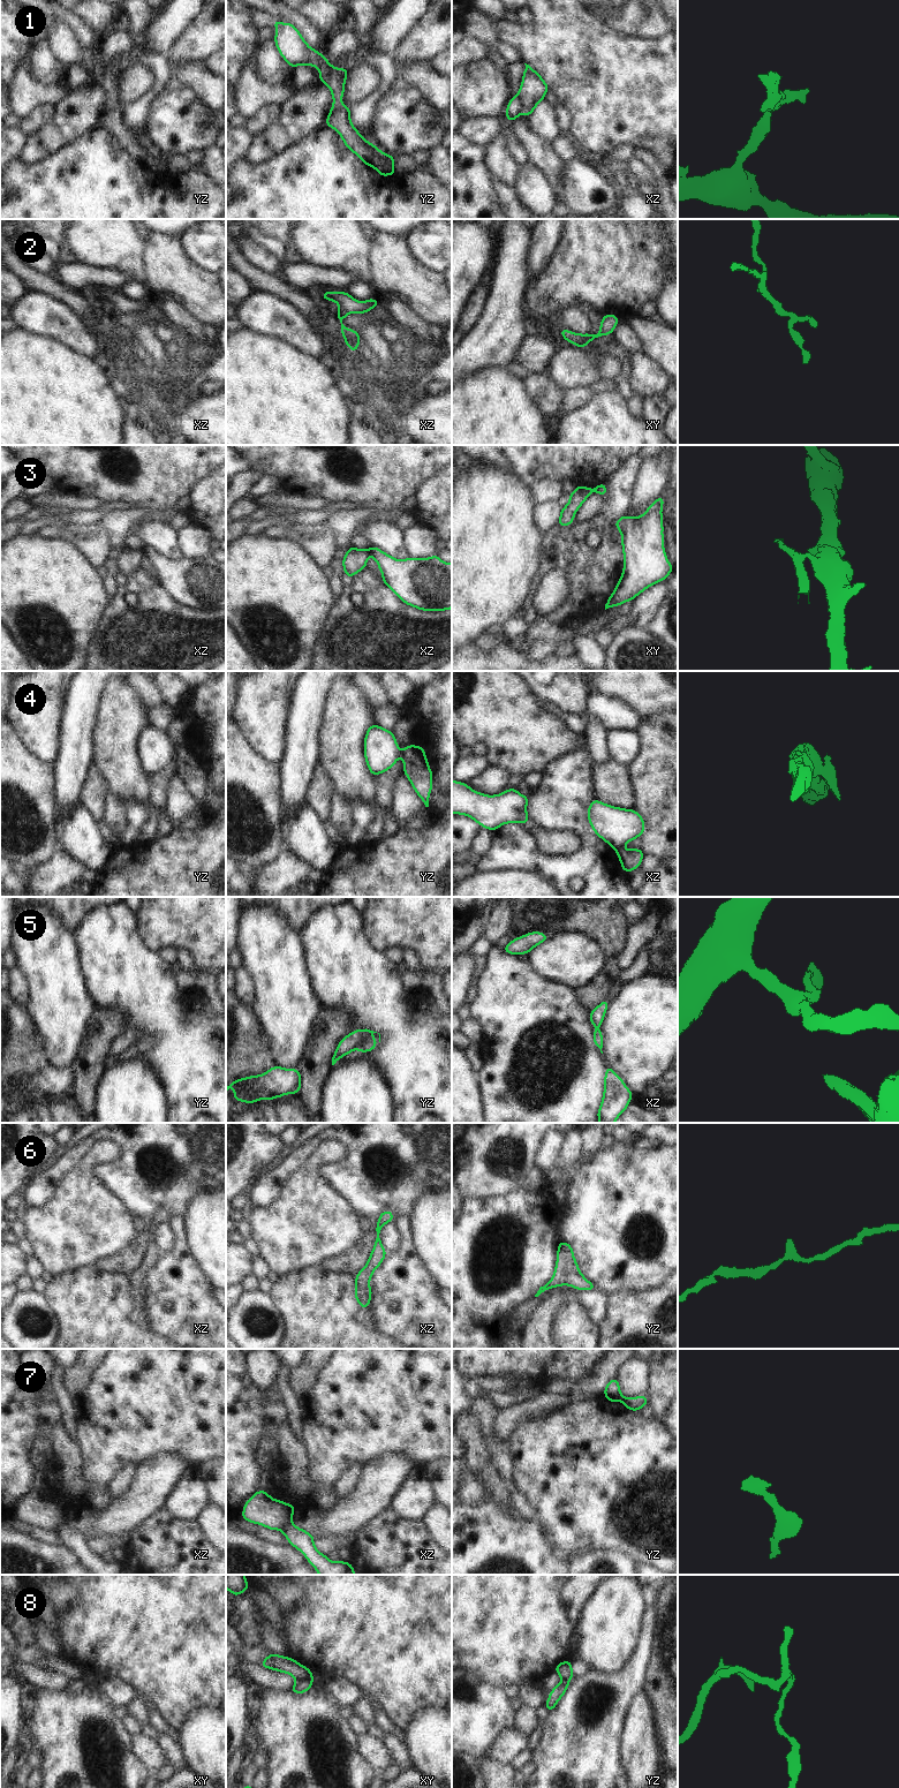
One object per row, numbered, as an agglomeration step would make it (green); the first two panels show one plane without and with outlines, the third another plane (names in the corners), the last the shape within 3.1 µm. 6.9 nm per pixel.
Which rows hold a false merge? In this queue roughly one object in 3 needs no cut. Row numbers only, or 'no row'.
1, 3, 4, 7, 8

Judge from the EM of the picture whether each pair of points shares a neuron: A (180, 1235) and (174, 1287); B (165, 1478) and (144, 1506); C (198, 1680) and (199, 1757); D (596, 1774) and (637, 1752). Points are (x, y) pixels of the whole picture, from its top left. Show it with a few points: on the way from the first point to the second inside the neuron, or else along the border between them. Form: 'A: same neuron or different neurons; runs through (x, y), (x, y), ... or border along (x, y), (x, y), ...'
A: same neuron; runs through (180, 1247), (179, 1267), (181, 1274)
B: same neuron; runs through (158, 1485), (144, 1499)
C: different neurons; border along (213, 1706), (199, 1707), (180, 1729)
D: different neurons; border along (621, 1733), (620, 1763), (625, 1775)

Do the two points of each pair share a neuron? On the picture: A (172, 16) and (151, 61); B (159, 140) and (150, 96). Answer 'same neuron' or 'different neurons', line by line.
A: different neurons
B: different neurons

